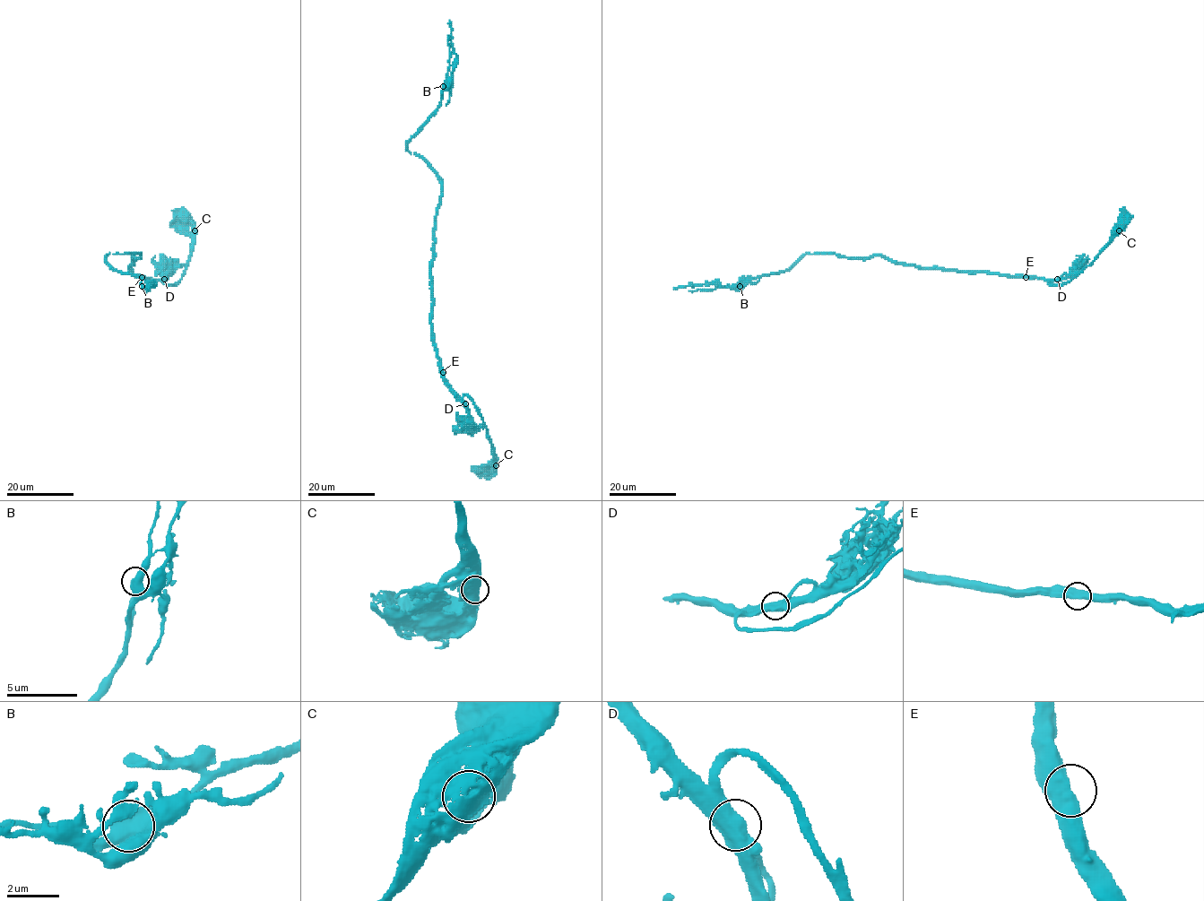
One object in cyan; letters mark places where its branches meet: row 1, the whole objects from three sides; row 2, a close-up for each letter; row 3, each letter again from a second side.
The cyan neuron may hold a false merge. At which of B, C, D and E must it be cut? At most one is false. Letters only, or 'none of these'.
none of these

